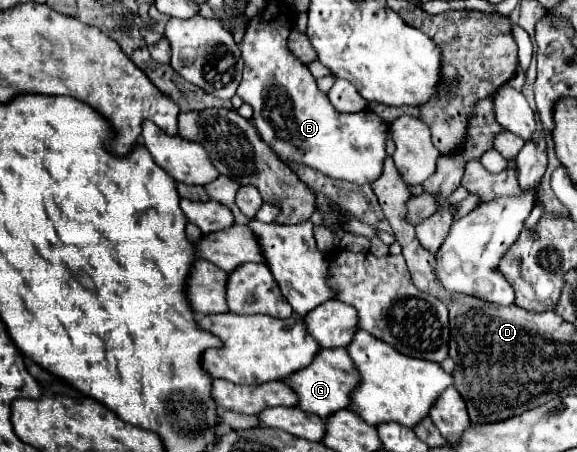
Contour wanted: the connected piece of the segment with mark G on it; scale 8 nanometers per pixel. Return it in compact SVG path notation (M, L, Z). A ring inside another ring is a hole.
M322 348L306 370L288 376L284 382L288 382L288 386L298 394L300 398L298 408L310 414L318 414L320 418L328 418L338 410L350 408L352 402L350 392L352 386L356 386L356 366L352 366L352 358L348 358L344 348L334 348L334 350Z

